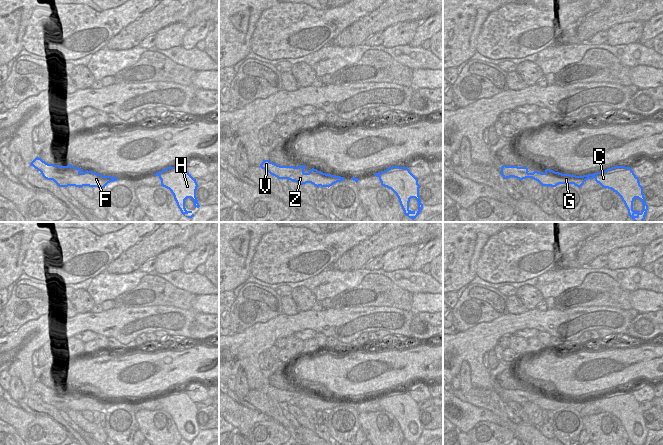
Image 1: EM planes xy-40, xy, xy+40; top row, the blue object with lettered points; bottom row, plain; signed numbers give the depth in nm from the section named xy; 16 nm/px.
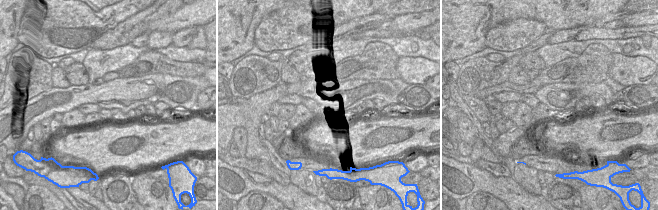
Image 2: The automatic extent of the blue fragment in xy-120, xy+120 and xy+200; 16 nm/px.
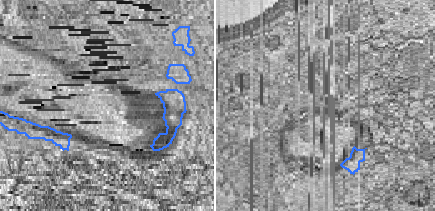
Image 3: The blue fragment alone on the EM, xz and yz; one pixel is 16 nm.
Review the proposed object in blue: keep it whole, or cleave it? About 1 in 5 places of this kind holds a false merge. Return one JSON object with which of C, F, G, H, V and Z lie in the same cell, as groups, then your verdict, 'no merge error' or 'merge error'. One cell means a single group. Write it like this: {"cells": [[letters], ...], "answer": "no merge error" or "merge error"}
{"cells": [["C", "F", "G", "H", "Z"], ["V"]], "answer": "merge error"}

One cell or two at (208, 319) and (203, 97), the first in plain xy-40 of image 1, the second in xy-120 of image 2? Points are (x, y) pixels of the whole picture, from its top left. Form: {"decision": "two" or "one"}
{"decision": "one"}

